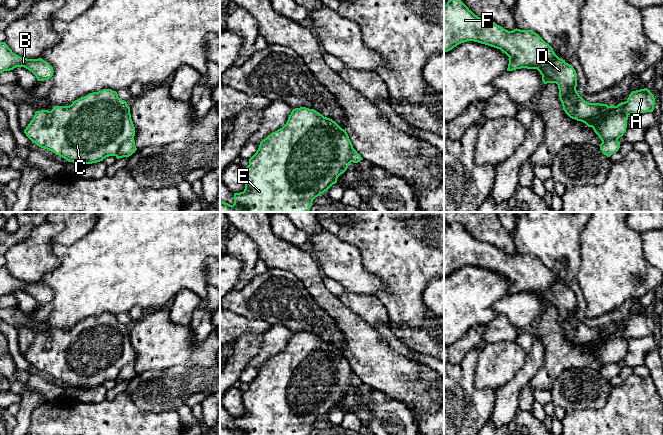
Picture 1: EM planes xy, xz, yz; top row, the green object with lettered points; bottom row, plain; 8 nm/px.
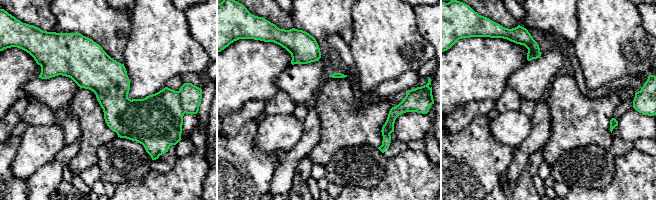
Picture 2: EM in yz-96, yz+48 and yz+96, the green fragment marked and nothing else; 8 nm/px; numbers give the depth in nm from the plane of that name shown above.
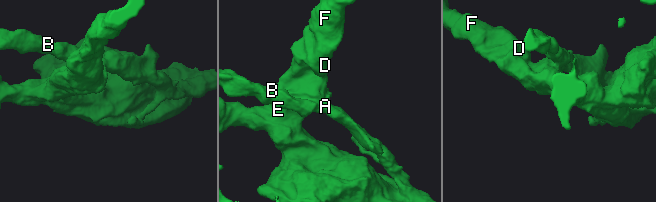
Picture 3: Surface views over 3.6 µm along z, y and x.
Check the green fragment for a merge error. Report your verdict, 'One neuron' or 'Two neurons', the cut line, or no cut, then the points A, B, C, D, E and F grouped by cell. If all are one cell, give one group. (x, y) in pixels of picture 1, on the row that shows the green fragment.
One neuron. No split. Groups: A B C D E F

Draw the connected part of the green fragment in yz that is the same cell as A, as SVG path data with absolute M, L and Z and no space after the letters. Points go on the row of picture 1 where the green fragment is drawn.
M448 0L444 5L444 52L452 50L457 45L474 41L500 49L509 57L507 71L527 68L537 69L542 75L544 84L556 83L559 89L559 99L563 110L572 119L592 127L602 143L599 145L604 155L610 157L620 148L618 139L624 135L627 128L628 116L653 112L655 105L654 95L647 89L632 91L625 102L617 106L589 103L577 92L577 73L572 65L559 58L553 48L532 30L514 29L508 31L495 22L475 15L461 0Z

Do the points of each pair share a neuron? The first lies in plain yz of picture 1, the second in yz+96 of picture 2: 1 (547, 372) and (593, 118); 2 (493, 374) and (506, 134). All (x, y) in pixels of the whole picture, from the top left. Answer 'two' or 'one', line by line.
1: one
2: one

